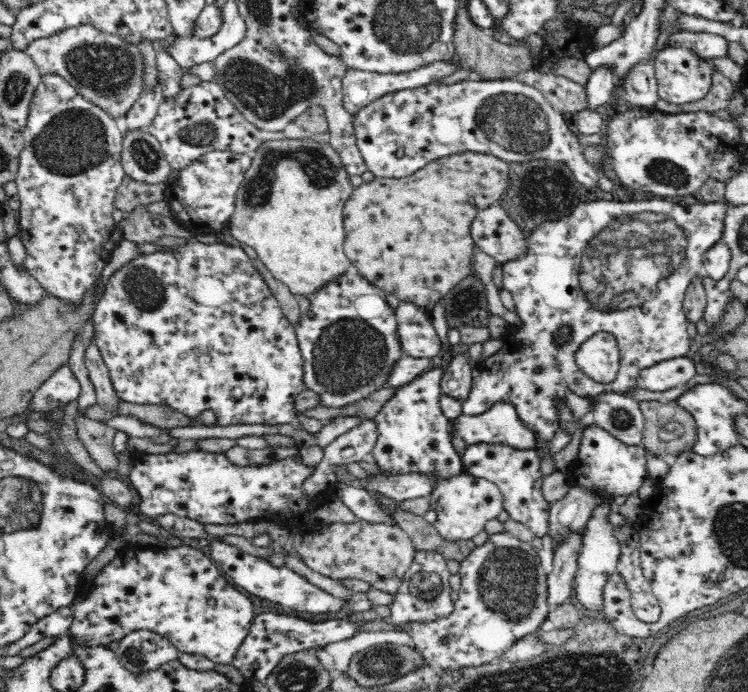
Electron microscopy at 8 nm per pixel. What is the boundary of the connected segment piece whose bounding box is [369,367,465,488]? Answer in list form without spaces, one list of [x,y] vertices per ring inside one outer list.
[[[440,367],[426,369],[408,384],[398,387],[392,398],[373,418],[376,429],[378,429],[378,438],[369,459],[376,461],[380,469],[389,473],[388,476],[394,474],[429,474],[429,476],[437,476],[436,488],[442,480],[452,478],[452,476],[460,476],[464,472],[465,467],[451,441],[450,420],[444,416],[441,409],[440,382],[442,374],[443,370]]]

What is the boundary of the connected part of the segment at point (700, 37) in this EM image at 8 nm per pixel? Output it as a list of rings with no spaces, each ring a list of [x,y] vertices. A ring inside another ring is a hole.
[[[680,31],[672,34],[664,45],[683,46],[701,58],[712,60],[728,56],[728,41],[718,34]]]

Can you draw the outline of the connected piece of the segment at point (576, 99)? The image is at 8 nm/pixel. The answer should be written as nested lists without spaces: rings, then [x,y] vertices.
[[[534,69],[520,72],[518,80],[536,87],[544,98],[561,114],[576,114],[588,109],[585,85],[564,76],[541,74]]]

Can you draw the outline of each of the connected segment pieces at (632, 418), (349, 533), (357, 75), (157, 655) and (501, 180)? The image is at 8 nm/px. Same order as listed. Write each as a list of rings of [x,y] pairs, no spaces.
[[[613,392],[586,397],[592,401],[594,424],[604,427],[629,447],[641,446],[645,420],[638,401],[626,394]]]
[[[366,520],[355,523],[334,522],[314,527],[312,532],[298,533],[293,542],[301,560],[316,572],[334,580],[356,578],[395,596],[404,572],[410,568],[418,550],[404,530],[394,524],[378,524]]]
[[[440,60],[440,62],[434,62],[428,66],[424,66],[424,68],[400,74],[377,74],[348,69],[343,78],[342,105],[344,105],[344,109],[348,113],[354,116],[364,106],[374,102],[374,100],[385,94],[399,90],[420,88],[434,82],[434,80],[442,80],[442,78],[446,78],[446,76],[450,76],[460,69],[459,66],[455,66],[455,64],[451,64],[450,61],[446,60]]]
[[[138,629],[122,638],[115,650],[126,670],[144,674],[170,660],[179,660],[180,651],[166,638],[148,629]]]
[[[462,152],[432,160],[404,178],[375,178],[355,188],[343,208],[344,252],[368,282],[429,314],[462,278],[472,275],[474,241],[470,224],[480,210],[500,202],[508,188],[509,163],[491,154]]]

